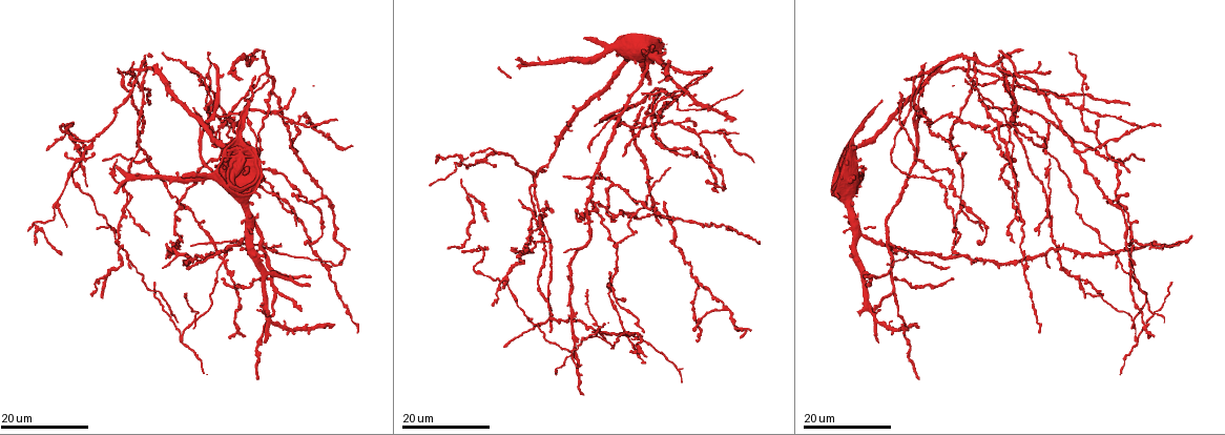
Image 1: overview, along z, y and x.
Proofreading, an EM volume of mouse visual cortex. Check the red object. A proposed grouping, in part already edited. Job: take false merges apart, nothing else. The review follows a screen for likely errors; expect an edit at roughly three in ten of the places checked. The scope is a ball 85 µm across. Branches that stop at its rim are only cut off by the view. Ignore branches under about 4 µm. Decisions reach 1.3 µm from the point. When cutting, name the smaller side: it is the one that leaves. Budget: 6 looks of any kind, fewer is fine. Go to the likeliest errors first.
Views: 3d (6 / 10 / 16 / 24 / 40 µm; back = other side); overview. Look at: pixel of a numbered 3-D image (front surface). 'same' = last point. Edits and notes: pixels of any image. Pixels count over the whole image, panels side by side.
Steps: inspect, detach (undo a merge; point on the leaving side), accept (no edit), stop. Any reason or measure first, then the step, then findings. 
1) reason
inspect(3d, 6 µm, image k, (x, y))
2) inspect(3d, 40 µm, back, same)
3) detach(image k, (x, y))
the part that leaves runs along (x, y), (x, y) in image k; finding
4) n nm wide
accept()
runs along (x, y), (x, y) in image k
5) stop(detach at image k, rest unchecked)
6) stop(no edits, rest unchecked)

small branch off a trunk
inspect(3d, 16 µm, image 1, (222, 261))

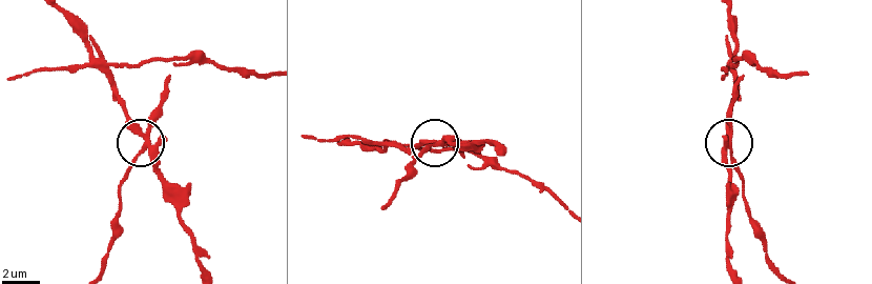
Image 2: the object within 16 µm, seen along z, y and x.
inspect(3d, 6 µm, image 2, (144, 150))

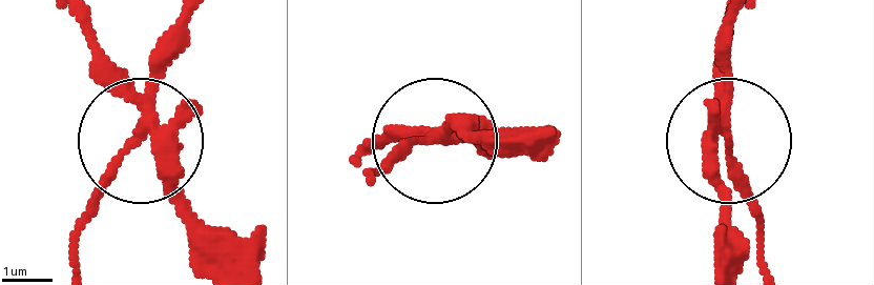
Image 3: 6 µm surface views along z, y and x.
4 arms
detach(image 3, (183, 51))
two neurons meet here

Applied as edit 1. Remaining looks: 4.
thin arm on a thick one
inspect(3d, 16 µm, image 1, (888, 239))

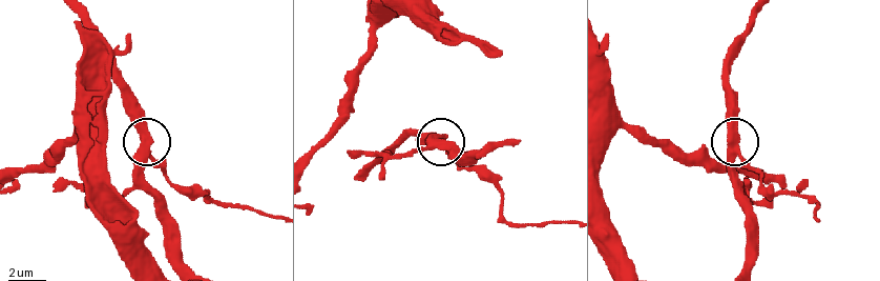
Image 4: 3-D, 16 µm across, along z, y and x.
zoom in
inspect(3d, 6 µm, image 4, (733, 151))

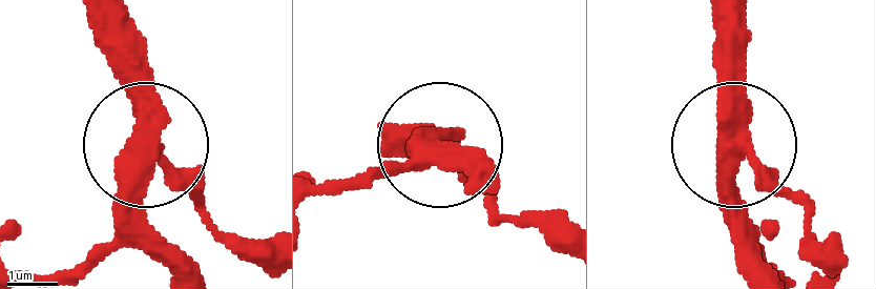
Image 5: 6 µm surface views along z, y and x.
420 nm wide
detach(image 5, (195, 183))
the part that leaves runs along (149, 140), (224, 232), (274, 249) in image 5; two neurons meet here

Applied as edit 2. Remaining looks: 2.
arms part here
inspect(3d, 24 µm, image 1, (200, 134))

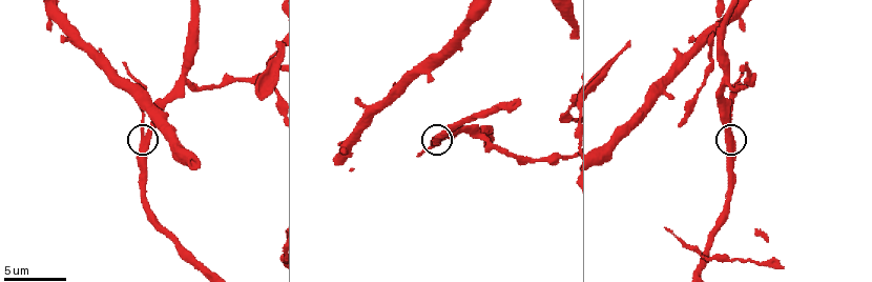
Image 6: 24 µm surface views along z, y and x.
inspect(3d, 10 µm, image 6, (730, 133))

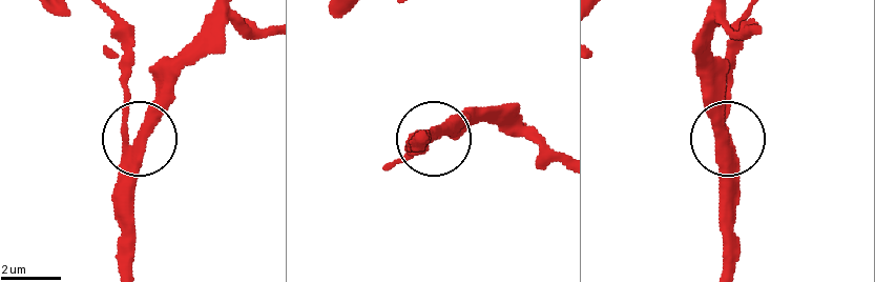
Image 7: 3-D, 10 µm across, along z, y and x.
side arm 7 µm
detach(image 7, (126, 117))
the part that leaves runs along (124, 154), (124, 58), (109, 13) in image 7; two neurons meet here

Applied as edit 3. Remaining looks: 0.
stop(detach at image 3, detach at image 5, detach at image 7, rest unchecked)

